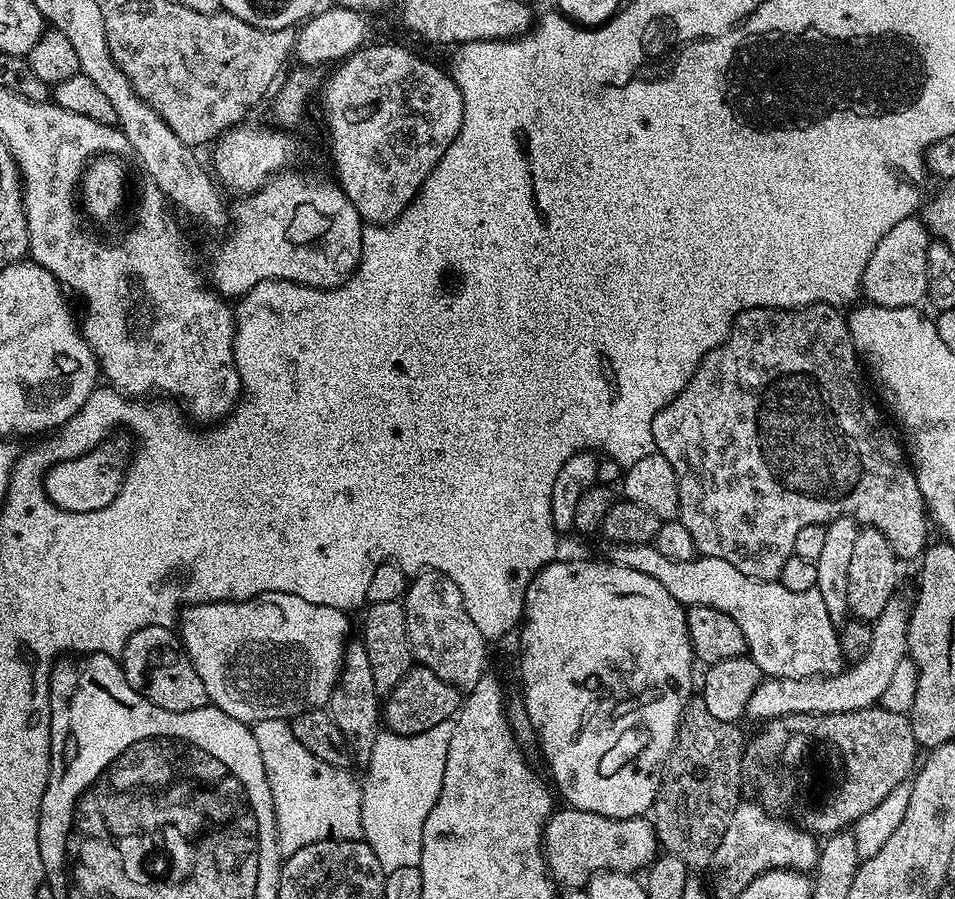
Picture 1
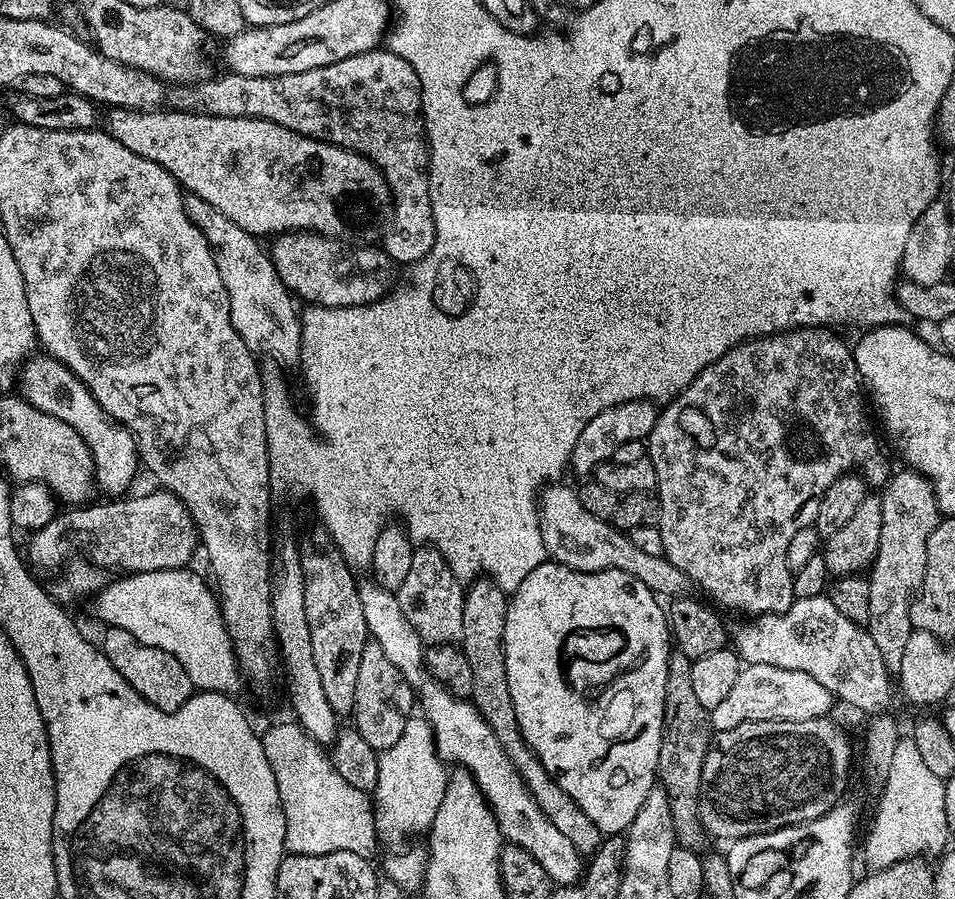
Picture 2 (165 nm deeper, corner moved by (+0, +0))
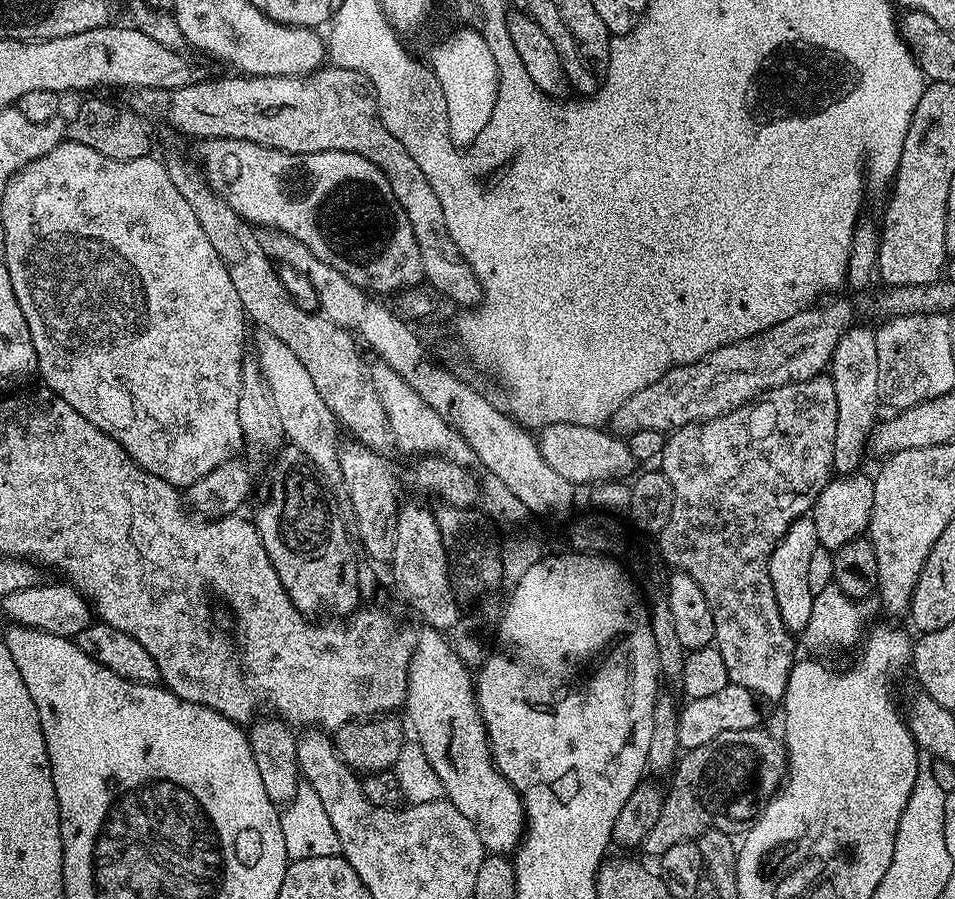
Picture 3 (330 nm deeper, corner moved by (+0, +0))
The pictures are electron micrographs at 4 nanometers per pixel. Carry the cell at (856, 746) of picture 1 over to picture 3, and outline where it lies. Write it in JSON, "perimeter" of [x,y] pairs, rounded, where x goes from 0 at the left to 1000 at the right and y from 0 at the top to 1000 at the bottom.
{"perimeter":[[[799,809],[782,810],[781,812],[760,812],[760,816],[752,816],[752,821],[748,821],[748,825],[739,825],[739,830],[731,830],[730,832],[721,832],[709,844],[708,853],[702,860],[704,873],[698,873],[695,882],[695,895],[693,897],[693,905],[689,905],[689,914],[685,914],[685,923],[681,923],[681,928],[676,928],[672,940],[673,947],[679,947],[684,954],[690,954],[697,950],[697,945],[702,945],[702,941],[706,941],[710,937],[718,937],[724,934],[728,937],[732,930],[737,927],[740,921],[748,923],[756,923],[763,928],[775,928],[782,922],[783,918],[795,908],[803,894],[808,891],[808,887],[817,880],[825,857],[825,838],[821,835],[821,829],[816,822],[813,823],[804,814],[799,814]]]}

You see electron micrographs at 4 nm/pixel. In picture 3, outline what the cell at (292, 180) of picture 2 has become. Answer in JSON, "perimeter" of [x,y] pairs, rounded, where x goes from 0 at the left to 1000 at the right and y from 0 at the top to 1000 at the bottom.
{"perimeter":[[[223,154],[208,157],[204,177],[214,191],[216,202],[253,244],[265,251],[288,254],[312,265],[325,283],[337,287],[341,296],[350,296],[371,318],[386,327],[418,326],[444,311],[442,283],[438,283],[438,265],[425,242],[425,234],[413,220],[408,202],[392,180],[362,167],[337,167],[329,171],[312,171],[280,165],[270,158]]]}

